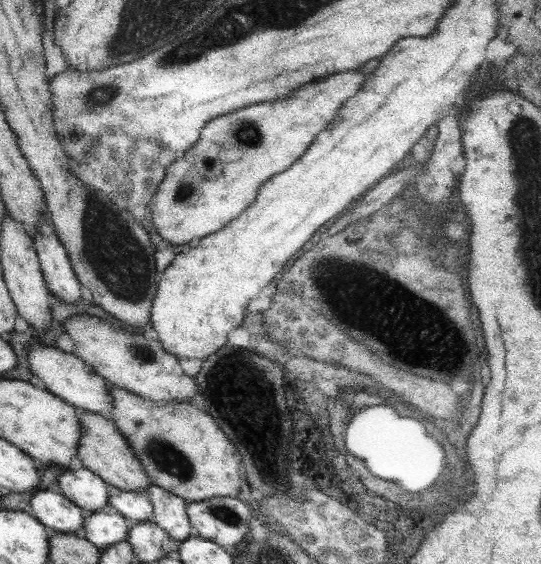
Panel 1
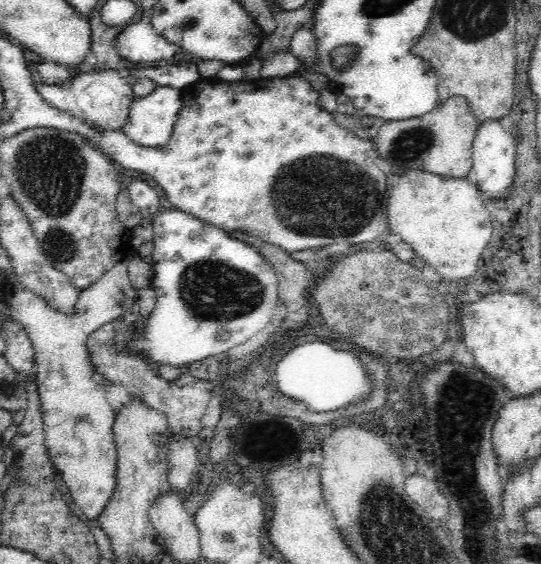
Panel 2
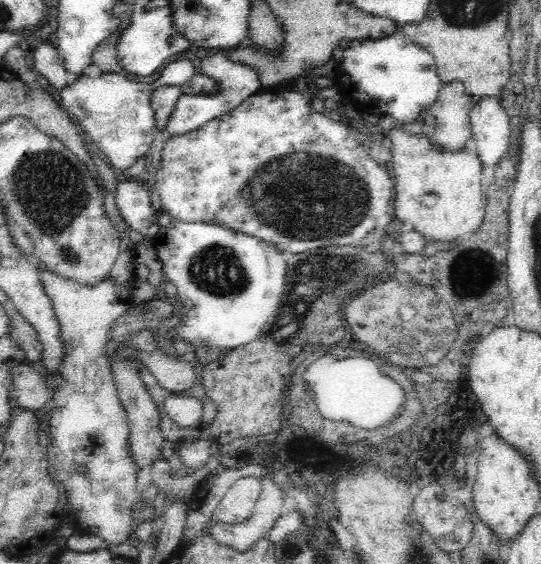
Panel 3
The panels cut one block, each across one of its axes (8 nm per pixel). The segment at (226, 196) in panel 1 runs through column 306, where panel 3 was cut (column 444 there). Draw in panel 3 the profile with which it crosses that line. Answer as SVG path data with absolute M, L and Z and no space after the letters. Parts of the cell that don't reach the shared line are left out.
M454 80L442 84L436 102L428 108L436 118L436 123L430 130L433 146L458 150L471 143L473 135L469 114L473 104L462 81Z

